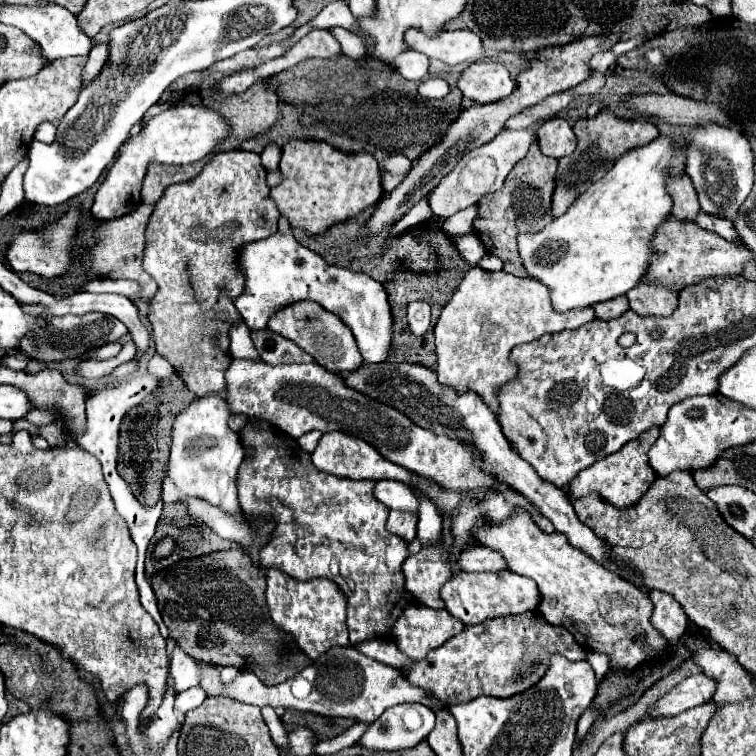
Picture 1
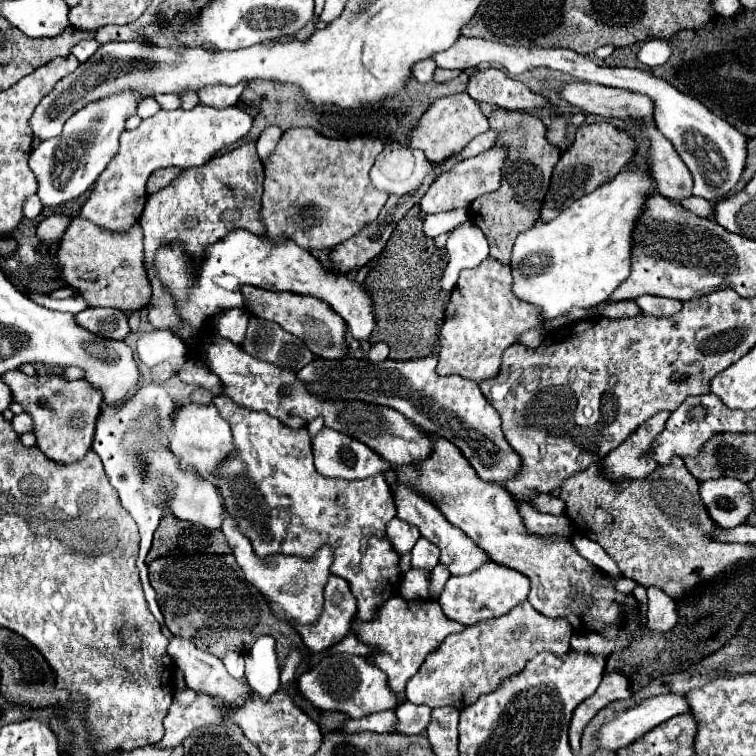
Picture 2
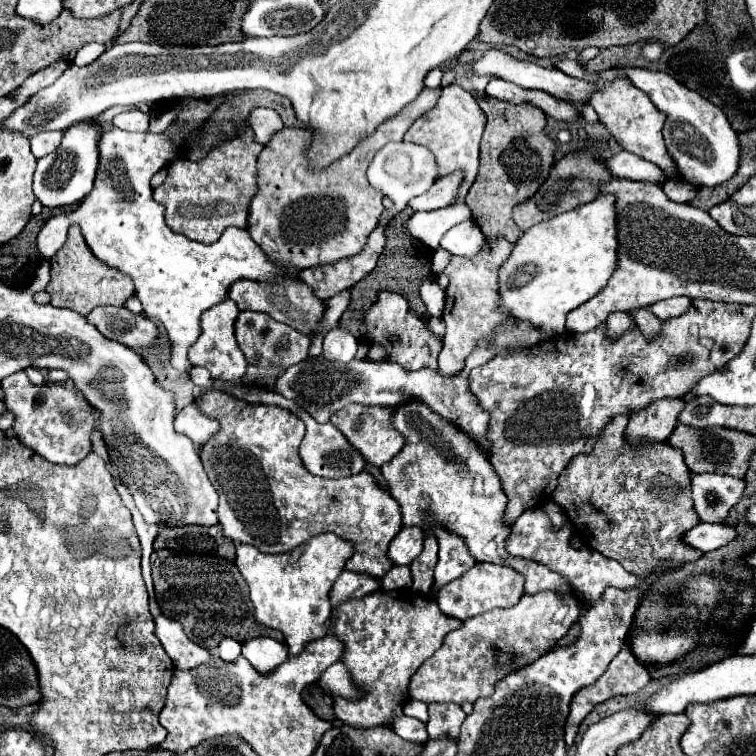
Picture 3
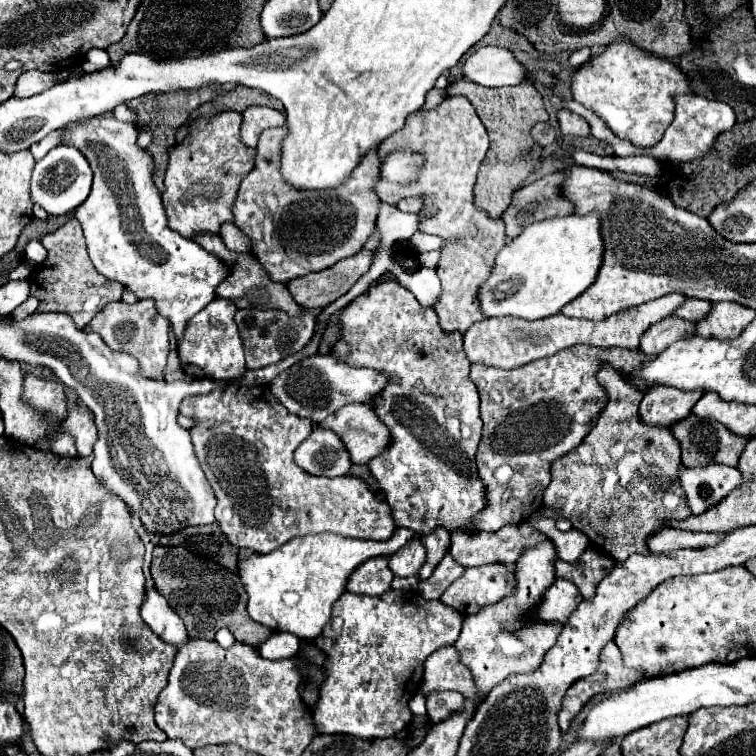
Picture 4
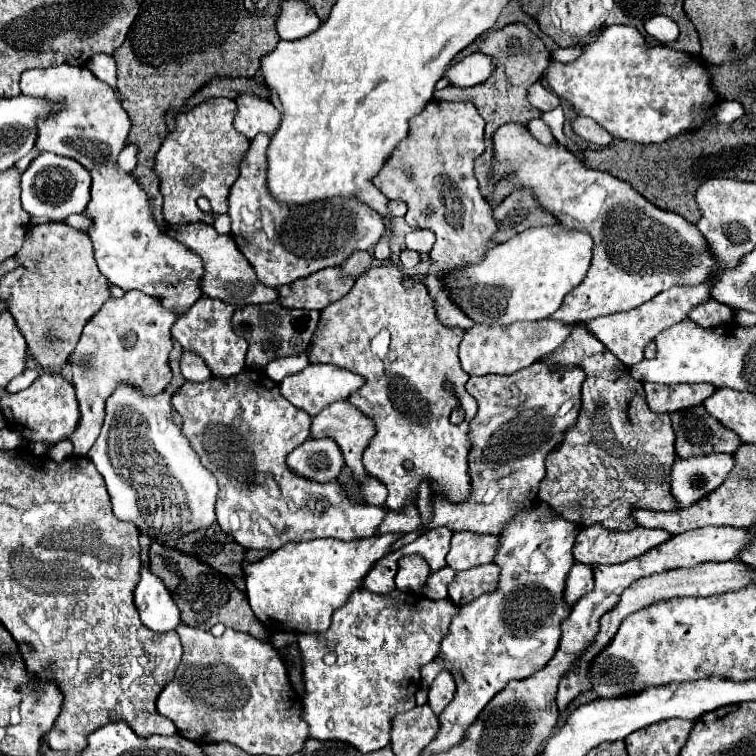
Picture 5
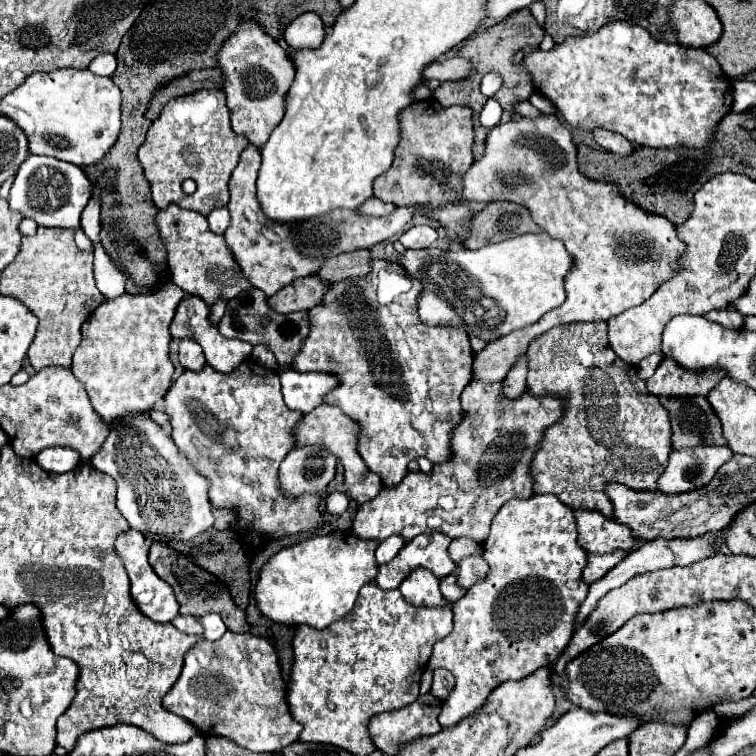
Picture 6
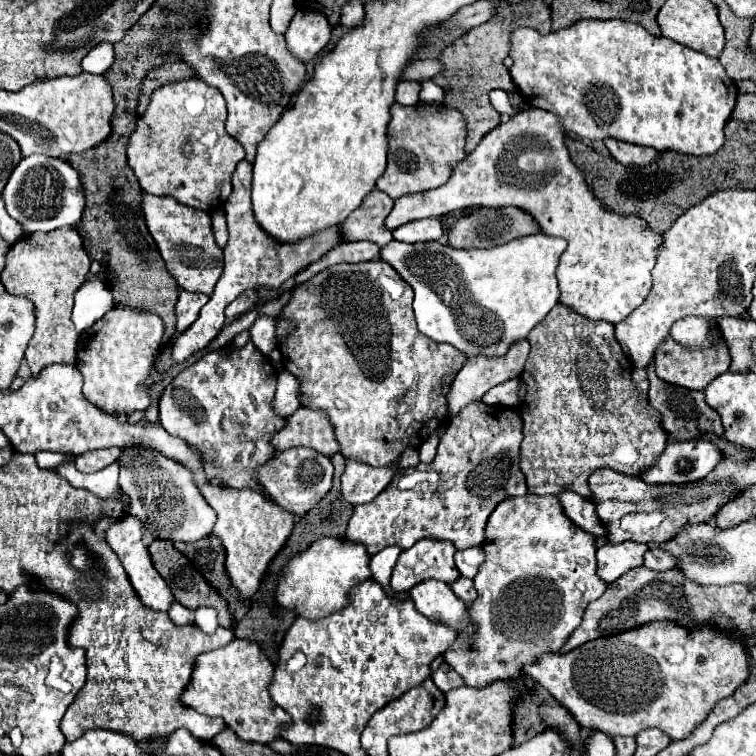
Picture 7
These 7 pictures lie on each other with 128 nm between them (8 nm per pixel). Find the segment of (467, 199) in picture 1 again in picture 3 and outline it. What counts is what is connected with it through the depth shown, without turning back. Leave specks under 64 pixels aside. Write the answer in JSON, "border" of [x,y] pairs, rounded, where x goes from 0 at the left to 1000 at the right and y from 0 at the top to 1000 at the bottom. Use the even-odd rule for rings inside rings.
{"border":[[[608,228],[587,233],[587,235],[577,238],[566,254],[545,262],[540,267],[540,272],[545,278],[579,278],[579,275],[587,275],[601,265],[608,238],[611,238]]]}

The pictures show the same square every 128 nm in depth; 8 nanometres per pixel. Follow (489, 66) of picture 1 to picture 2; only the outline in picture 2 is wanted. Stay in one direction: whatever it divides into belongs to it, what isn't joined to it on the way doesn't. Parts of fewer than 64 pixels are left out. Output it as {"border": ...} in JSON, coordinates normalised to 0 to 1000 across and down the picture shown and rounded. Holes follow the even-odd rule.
{"border":[[[635,93],[619,108],[619,124],[630,135],[646,135],[669,146],[698,146],[714,148],[717,143],[730,143],[722,127],[704,122],[688,106],[672,103],[664,93]],[[614,122],[593,130],[579,130],[569,138],[566,148],[556,156],[556,164],[545,172],[545,180],[540,180],[540,190],[548,190],[548,196],[558,198],[563,209],[595,209],[606,204],[627,180],[646,172],[646,156],[635,146],[635,140]]]}

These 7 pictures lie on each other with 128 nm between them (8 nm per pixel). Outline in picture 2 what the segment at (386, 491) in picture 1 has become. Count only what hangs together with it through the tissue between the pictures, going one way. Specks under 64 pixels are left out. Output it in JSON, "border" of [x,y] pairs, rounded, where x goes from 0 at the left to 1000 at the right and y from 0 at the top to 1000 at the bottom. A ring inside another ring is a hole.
{"border":[[[521,640],[521,643],[519,643],[519,651],[521,651],[521,664],[524,664],[526,685],[529,685],[529,688],[537,688],[537,690],[542,690],[542,693],[548,693],[548,696],[553,696],[556,706],[558,706],[561,712],[566,712],[569,717],[574,717],[574,720],[582,725],[582,746],[587,746],[598,762],[622,759],[622,757],[627,757],[630,751],[635,751],[640,743],[646,743],[643,730],[638,730],[638,728],[635,728],[619,709],[614,709],[614,704],[608,704],[603,696],[593,693],[593,688],[587,685],[587,680],[585,680],[571,664],[566,664],[566,661],[558,659],[558,656],[553,656],[545,646],[537,646],[537,643]]]}

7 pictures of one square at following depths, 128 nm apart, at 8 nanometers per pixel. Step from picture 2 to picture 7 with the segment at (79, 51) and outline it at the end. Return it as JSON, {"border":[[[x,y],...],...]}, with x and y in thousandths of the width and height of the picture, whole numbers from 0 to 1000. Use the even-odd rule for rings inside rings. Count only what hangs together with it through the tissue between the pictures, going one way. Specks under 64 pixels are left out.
{"border":[[[132,56],[108,79],[108,93],[119,98],[138,98],[151,82],[151,63],[143,56]]]}

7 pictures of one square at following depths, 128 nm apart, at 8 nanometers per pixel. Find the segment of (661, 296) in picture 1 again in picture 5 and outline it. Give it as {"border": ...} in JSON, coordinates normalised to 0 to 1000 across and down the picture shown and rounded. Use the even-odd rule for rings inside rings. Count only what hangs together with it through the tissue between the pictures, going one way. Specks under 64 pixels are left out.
{"border":[[[937,397],[934,402],[921,405],[910,415],[910,421],[926,431],[944,434],[944,429],[966,429],[968,426],[968,407],[963,407],[960,402],[952,402],[947,397]]]}

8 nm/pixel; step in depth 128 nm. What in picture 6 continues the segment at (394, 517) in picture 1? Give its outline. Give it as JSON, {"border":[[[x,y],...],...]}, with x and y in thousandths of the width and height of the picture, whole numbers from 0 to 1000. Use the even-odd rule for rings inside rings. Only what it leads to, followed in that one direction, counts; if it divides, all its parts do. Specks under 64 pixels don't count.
{"border":[[[561,751],[548,754],[545,762],[540,762],[534,767],[534,772],[529,772],[529,783],[534,786],[534,791],[542,799],[550,799],[553,804],[558,804],[558,802],[566,802],[566,804],[598,802],[598,796],[587,794],[585,783],[582,783],[582,767]]]}

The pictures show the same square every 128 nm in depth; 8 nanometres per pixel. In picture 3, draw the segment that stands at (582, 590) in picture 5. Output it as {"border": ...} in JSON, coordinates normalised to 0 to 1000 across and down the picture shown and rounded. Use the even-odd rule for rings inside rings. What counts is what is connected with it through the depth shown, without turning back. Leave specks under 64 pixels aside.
{"border":[[[712,783],[693,786],[677,804],[653,804],[635,815],[614,820],[611,831],[595,836],[587,852],[558,878],[542,899],[542,923],[569,929],[630,929],[653,915],[653,905],[669,892],[653,878],[653,857],[667,857],[683,865],[683,878],[701,878],[720,862],[730,860],[746,844],[754,828],[765,820],[770,799],[759,783]]]}

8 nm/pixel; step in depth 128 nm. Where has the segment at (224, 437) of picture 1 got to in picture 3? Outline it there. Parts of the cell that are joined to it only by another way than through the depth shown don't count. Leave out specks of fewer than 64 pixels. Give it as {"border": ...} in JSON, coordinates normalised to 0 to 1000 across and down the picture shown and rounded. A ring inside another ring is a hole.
{"border":[[[249,534],[246,540],[241,540],[230,556],[230,566],[238,574],[246,574],[257,590],[267,590],[278,577],[283,577],[291,563],[286,556],[275,553],[272,548],[267,548],[259,534]],[[444,706],[415,709],[376,733],[347,733],[336,722],[312,720],[312,749],[331,778],[336,817],[352,831],[370,833],[384,865],[397,862],[405,849],[434,839],[431,823],[439,812],[437,780],[455,754],[460,735],[466,735],[466,720]]]}

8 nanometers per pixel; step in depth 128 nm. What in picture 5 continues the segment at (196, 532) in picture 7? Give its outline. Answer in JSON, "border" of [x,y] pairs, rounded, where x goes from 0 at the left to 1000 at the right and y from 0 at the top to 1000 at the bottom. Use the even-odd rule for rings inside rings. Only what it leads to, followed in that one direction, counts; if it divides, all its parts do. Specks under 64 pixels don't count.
{"border":[[[175,511],[153,513],[153,519],[146,524],[140,534],[140,556],[135,571],[116,598],[122,614],[138,630],[153,685],[180,693],[180,698],[188,706],[196,706],[198,714],[212,720],[217,720],[220,714],[235,714],[238,709],[246,709],[257,701],[275,698],[286,688],[283,667],[288,653],[286,632],[267,616],[249,579],[241,577],[238,566],[225,556],[228,553],[225,526],[228,521],[222,519],[206,524],[188,524],[185,516]]]}

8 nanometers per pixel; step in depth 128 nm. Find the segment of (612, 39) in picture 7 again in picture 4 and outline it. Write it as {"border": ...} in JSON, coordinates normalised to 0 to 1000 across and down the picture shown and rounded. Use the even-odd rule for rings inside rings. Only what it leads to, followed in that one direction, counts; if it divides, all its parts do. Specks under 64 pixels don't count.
{"border":[[[817,48],[796,69],[786,71],[780,82],[759,93],[754,122],[762,135],[799,159],[817,183],[828,183],[839,193],[860,196],[876,185],[878,172],[889,164],[894,143],[889,127],[915,122],[915,114],[910,101],[886,79],[854,69],[844,58],[836,58],[831,48]]]}

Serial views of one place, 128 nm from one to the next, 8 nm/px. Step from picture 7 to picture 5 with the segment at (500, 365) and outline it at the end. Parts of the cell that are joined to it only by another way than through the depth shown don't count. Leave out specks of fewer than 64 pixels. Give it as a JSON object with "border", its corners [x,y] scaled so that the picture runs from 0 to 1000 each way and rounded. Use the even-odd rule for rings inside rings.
{"border":[[[667,164],[653,180],[653,209],[651,209],[651,238],[669,238],[685,251],[701,251],[709,267],[735,288],[735,294],[751,304],[778,307],[786,317],[783,347],[778,365],[746,394],[746,402],[728,418],[728,423],[741,423],[749,429],[786,423],[812,413],[836,410],[868,389],[889,381],[892,376],[926,376],[934,365],[947,357],[947,344],[937,333],[937,325],[918,296],[910,296],[902,286],[892,280],[881,280],[860,270],[849,257],[844,257],[831,241],[812,235],[810,230],[799,230],[791,225],[778,225],[759,201],[743,193],[738,185],[730,190],[712,188],[696,167]],[[341,177],[317,214],[317,233],[304,249],[302,283],[315,331],[336,352],[339,368],[357,381],[370,381],[405,368],[426,354],[450,352],[466,331],[492,331],[508,310],[503,283],[474,265],[439,262],[402,272],[368,270],[352,251],[352,196],[357,180]]]}

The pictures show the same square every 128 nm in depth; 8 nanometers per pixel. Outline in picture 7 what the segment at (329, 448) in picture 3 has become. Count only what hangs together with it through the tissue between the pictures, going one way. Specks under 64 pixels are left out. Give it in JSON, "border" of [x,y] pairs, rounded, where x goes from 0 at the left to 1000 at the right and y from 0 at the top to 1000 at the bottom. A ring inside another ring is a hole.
{"border":[[[384,593],[362,601],[344,622],[339,622],[341,638],[349,643],[349,651],[373,672],[381,675],[389,685],[402,683],[413,675],[439,646],[439,611],[434,603],[421,601],[413,593]]]}

